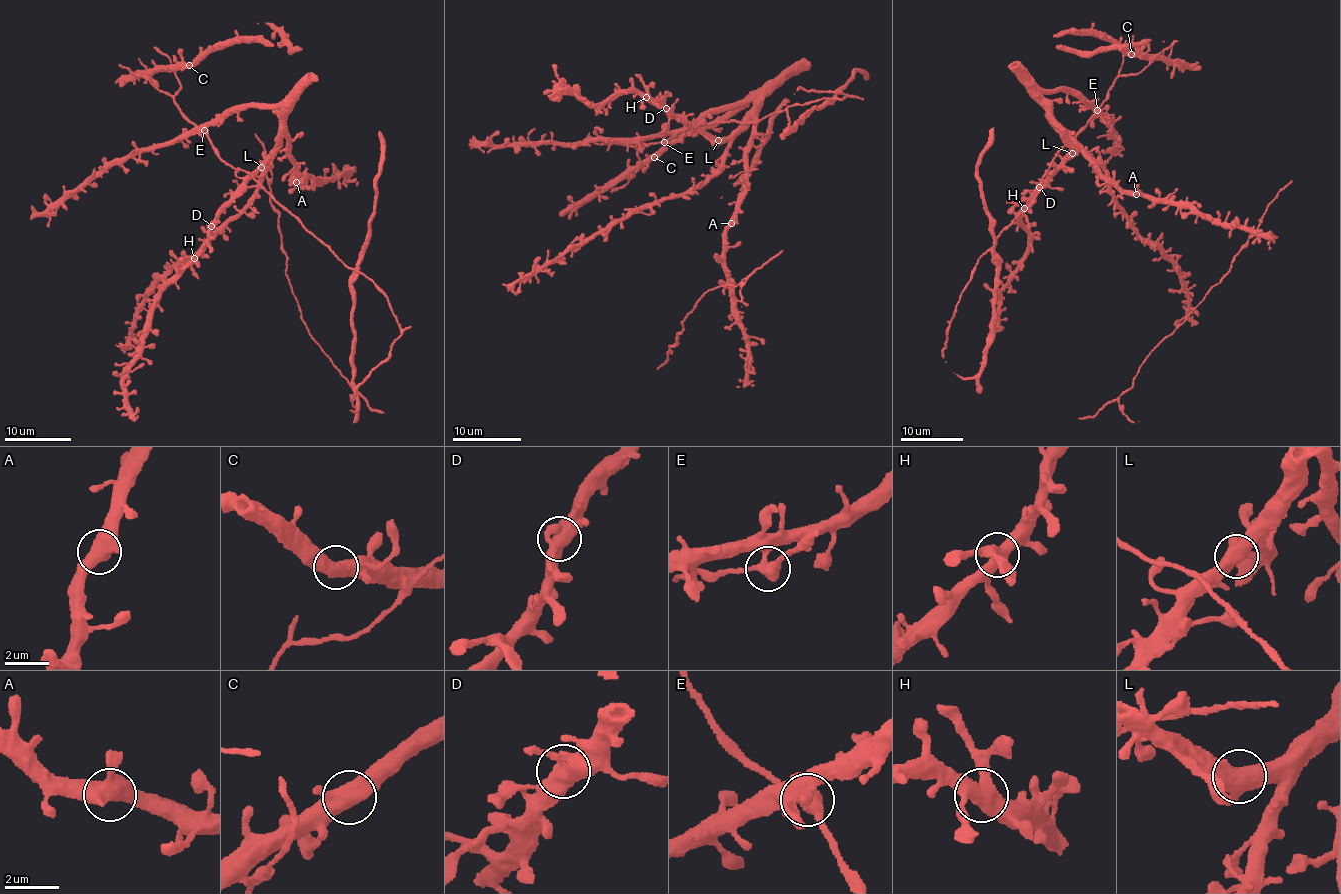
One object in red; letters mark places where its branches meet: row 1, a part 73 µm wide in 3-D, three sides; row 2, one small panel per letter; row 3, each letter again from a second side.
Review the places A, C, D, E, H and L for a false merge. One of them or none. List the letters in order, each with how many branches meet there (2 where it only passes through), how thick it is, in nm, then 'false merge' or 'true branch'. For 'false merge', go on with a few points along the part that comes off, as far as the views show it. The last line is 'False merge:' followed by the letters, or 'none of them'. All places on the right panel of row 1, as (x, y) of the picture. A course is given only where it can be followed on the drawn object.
A: 3 | 500 nm | true branch
C: 3 | 500 nm | true branch
D: 3 | 500 nm | true branch
E: 3 | 440 nm | true branch
H: 3 | 500 nm | true branch
L: 3 | 480 nm | true branch
False merge: none of them

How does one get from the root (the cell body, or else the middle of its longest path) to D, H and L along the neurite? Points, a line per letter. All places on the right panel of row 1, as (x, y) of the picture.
D: (1056, 121), (1058, 133), (1071, 154), (1039, 187)
H: (1056, 121), (1058, 133), (1071, 154), (1024, 208)
L: (1056, 121), (1063, 143), (1072, 153)

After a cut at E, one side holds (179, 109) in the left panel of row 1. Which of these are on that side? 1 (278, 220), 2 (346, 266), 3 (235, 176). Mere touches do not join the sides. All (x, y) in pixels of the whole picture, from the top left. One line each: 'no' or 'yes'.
1: no
2: yes
3: no

